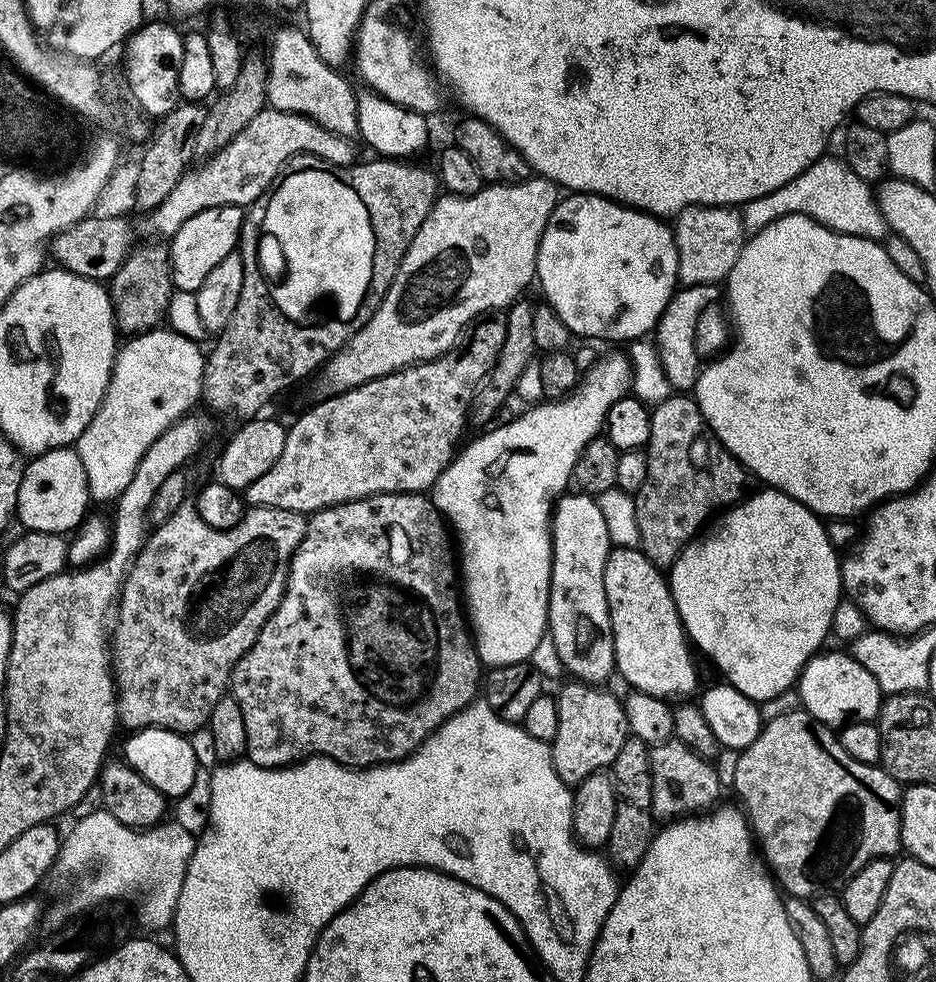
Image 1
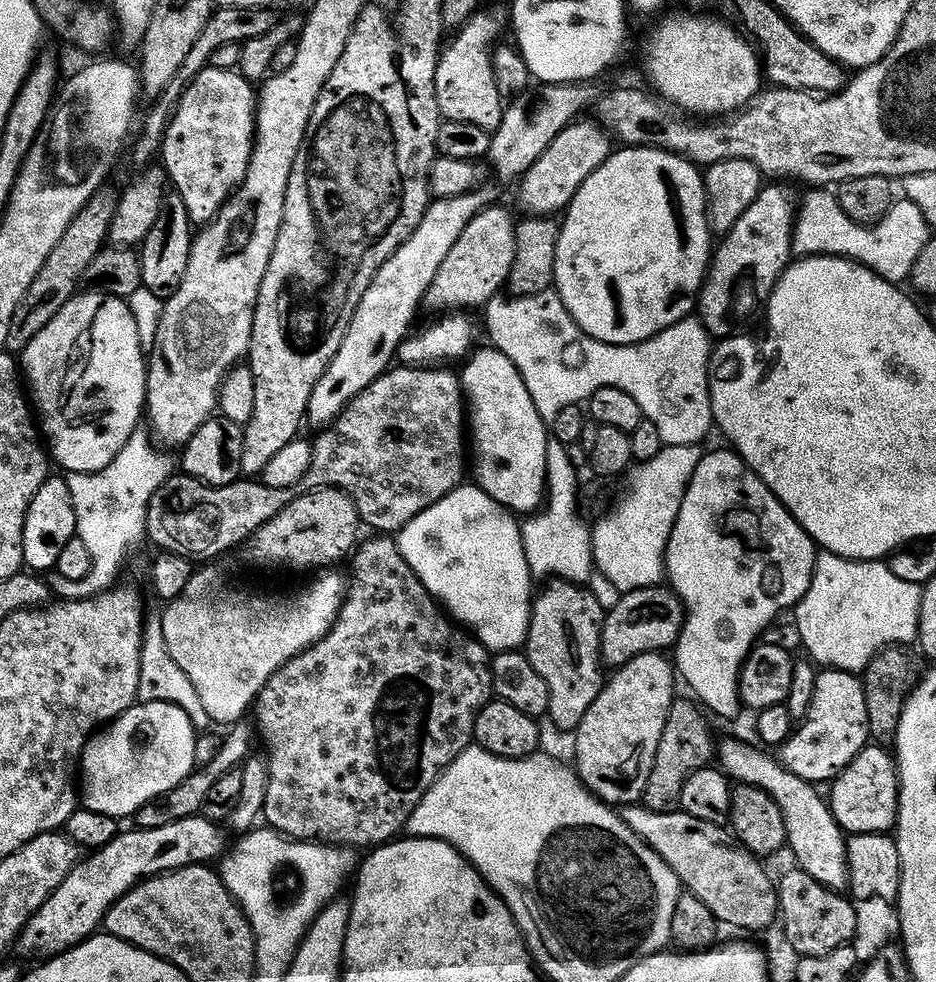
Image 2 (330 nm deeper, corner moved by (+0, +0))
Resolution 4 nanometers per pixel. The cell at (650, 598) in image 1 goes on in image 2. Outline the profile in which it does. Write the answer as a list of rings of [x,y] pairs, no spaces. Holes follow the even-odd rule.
[[[724,740],[718,744],[719,767],[733,781],[753,784],[755,788],[766,790],[774,798],[778,810],[782,812],[787,851],[792,851],[795,863],[810,878],[818,878],[828,888],[843,889],[848,882],[848,859],[846,858],[846,836],[834,818],[827,799],[815,784],[790,774],[775,755],[767,756],[755,743],[743,744],[740,740]]]

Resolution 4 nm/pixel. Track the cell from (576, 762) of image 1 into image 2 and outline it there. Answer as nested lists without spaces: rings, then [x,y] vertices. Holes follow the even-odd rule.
[[[552,582],[548,585],[550,586],[545,592],[535,593],[528,623],[528,637],[523,642],[522,651],[527,656],[530,666],[534,666],[538,674],[542,674],[542,682],[546,682],[546,690],[550,694],[547,719],[552,719],[556,728],[575,730],[578,722],[582,722],[582,714],[590,710],[590,702],[598,698],[606,679],[605,673],[600,673],[600,627],[604,621],[605,610],[598,604],[594,594],[579,583]]]

